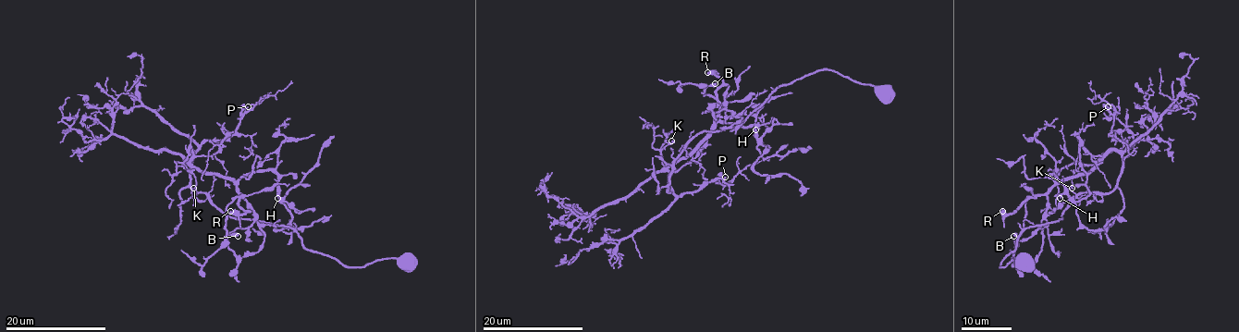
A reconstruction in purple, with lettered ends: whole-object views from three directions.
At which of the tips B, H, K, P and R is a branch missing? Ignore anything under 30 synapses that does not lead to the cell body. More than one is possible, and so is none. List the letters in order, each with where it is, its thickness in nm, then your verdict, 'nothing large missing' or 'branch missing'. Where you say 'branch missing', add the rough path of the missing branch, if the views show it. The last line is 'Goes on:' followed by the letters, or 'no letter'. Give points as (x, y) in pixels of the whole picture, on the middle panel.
B: at (715, 83); 480 nm thick; nothing large missing
H: at (755, 129); 300 nm thick; nothing large missing
K: at (671, 141); 120 nm thick; nothing large missing
P: at (725, 177); 110 nm thick; nothing large missing
R: at (707, 72); 480 nm thick; branch missing; missing branch runs (707, 72), (695, 73), (683, 52), (680, 33), (667, 17)
Goes on: R

